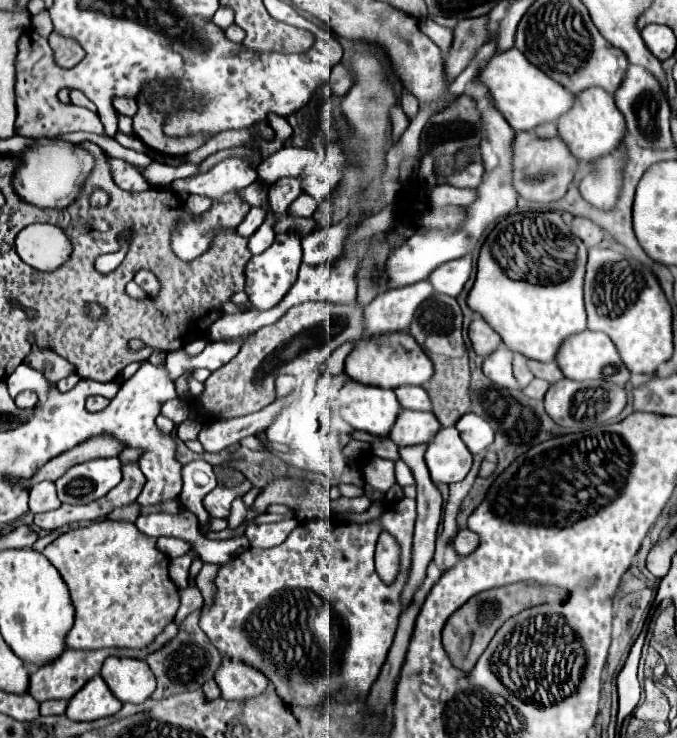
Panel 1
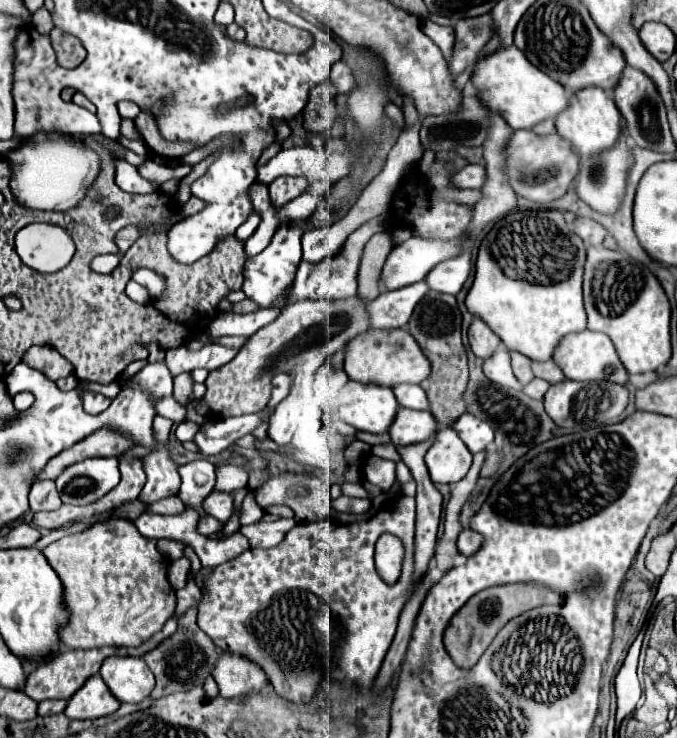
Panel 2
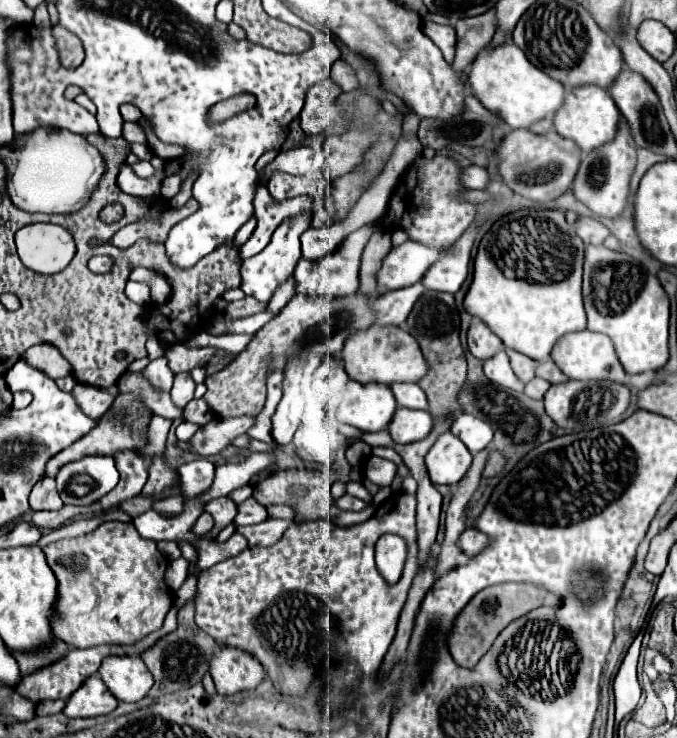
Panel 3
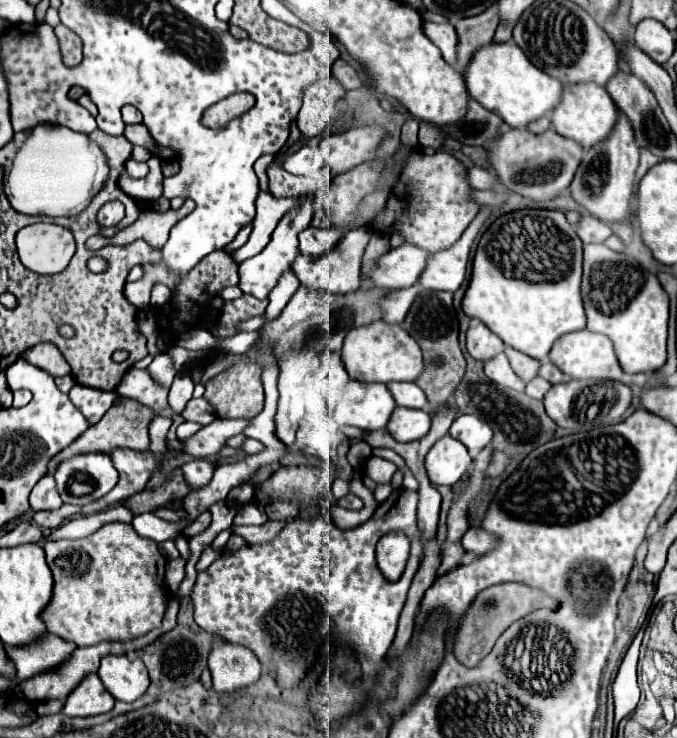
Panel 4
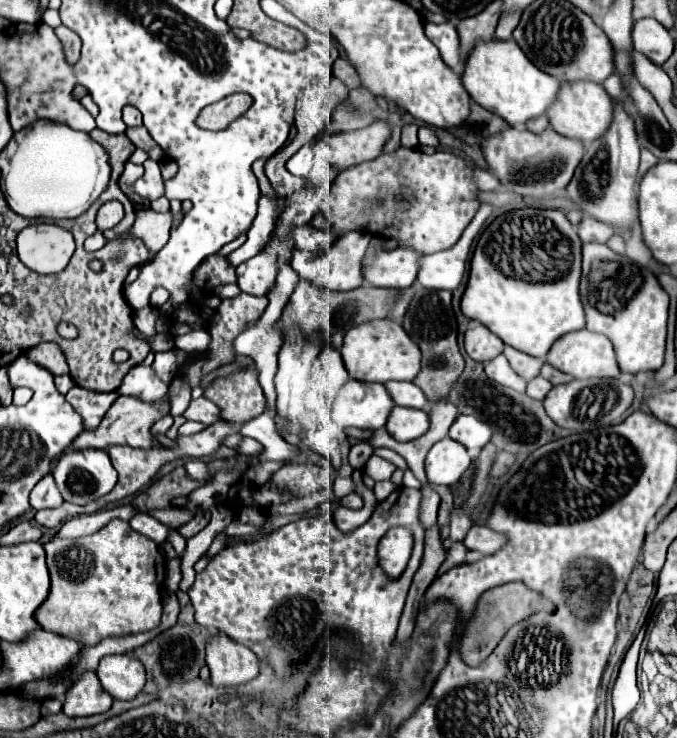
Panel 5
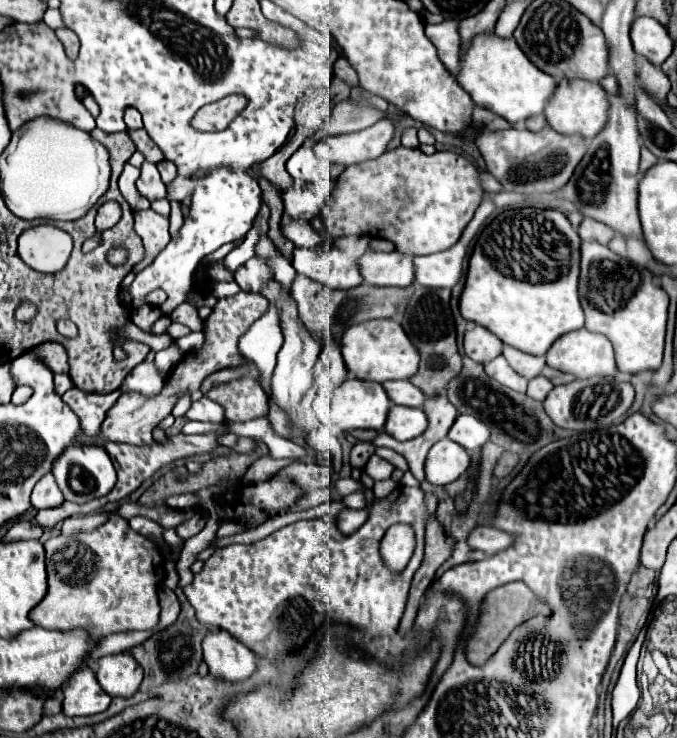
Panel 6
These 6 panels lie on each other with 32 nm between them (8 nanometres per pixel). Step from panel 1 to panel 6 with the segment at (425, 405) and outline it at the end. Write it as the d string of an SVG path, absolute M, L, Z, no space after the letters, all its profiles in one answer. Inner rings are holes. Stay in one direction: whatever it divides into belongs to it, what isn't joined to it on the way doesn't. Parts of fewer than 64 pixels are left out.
M388 380L382 386L384 386L384 390L388 390L388 398L394 404L400 404L400 406L416 406L416 408L420 408L424 404L424 400L426 400L422 390L418 390L408 380Z

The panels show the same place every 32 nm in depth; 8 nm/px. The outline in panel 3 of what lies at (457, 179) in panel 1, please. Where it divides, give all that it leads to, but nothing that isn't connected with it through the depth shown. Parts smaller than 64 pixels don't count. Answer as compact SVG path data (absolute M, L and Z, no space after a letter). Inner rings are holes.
M468 166L462 172L462 182L468 188L484 190L488 186L488 170L486 168L480 168L480 166Z

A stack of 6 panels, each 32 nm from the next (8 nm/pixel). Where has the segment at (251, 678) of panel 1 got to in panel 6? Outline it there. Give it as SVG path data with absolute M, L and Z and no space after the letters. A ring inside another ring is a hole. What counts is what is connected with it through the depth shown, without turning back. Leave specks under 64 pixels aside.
M208 630L202 640L204 662L218 680L238 682L256 670L254 652L224 630Z

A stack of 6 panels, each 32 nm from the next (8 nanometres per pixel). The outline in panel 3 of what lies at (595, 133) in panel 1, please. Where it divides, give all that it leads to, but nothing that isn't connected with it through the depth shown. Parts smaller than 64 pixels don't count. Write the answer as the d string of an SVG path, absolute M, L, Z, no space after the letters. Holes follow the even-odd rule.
M584 84L584 88L572 88L566 92L564 104L560 112L554 116L554 128L560 136L570 138L578 144L578 148L588 154L590 150L610 142L618 130L620 122L620 110L616 108L612 96L604 88L596 88L596 84Z

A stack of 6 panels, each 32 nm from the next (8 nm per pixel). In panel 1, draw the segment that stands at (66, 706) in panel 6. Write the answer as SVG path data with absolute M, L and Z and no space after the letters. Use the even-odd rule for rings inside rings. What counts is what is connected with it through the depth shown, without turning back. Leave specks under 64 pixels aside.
M94 676L84 684L80 692L72 696L66 708L66 716L78 722L90 722L116 714L122 708L122 702L112 696L100 676Z

